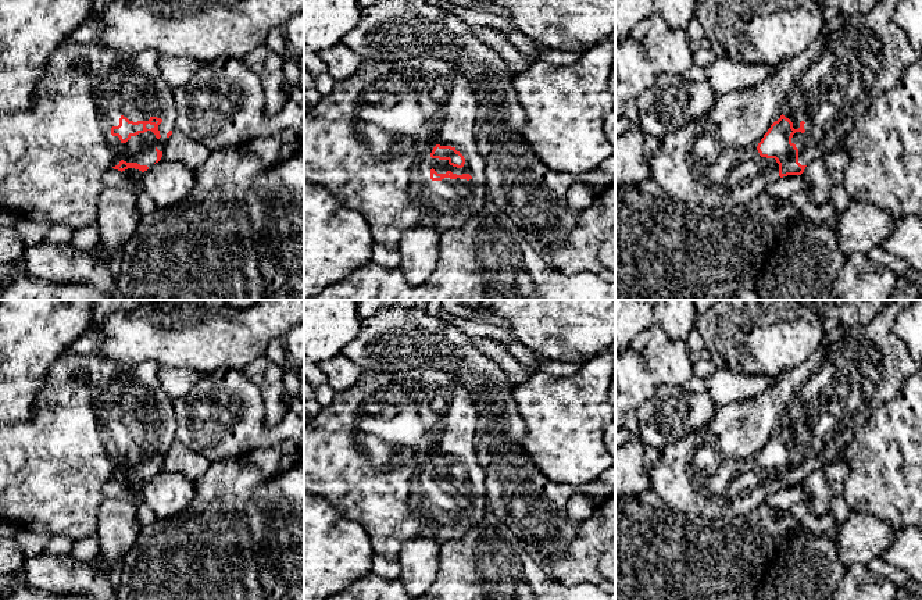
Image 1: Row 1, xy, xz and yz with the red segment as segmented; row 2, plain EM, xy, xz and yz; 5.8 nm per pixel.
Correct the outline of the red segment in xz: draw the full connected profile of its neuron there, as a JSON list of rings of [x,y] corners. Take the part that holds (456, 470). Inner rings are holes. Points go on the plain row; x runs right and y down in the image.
[[[432,365],[408,371],[362,371],[360,379],[349,390],[336,393],[329,406],[322,407],[304,422],[304,490],[325,497],[337,511],[362,524],[371,538],[374,551],[383,558],[397,560],[400,549],[412,540],[433,540],[442,546],[449,540],[464,536],[486,510],[486,474],[476,460],[473,443],[478,424],[479,412],[471,393],[460,386],[457,376],[450,371]]]

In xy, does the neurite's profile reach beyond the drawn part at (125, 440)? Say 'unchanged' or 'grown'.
grown

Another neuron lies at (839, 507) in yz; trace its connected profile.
[[[844,496],[833,497],[829,508],[837,526],[844,524],[848,515],[851,514],[851,508],[848,507]]]

